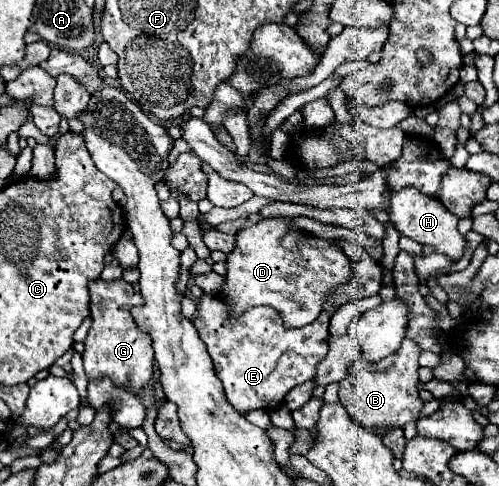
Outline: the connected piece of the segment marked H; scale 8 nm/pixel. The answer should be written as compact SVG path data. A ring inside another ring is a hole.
M405 187L397 193L391 193L389 219L393 227L399 231L399 235L405 235L421 245L429 245L435 249L435 253L441 253L451 261L459 261L467 249L465 237L457 231L459 219L451 215L451 211L447 211L439 199L431 199L413 187Z

